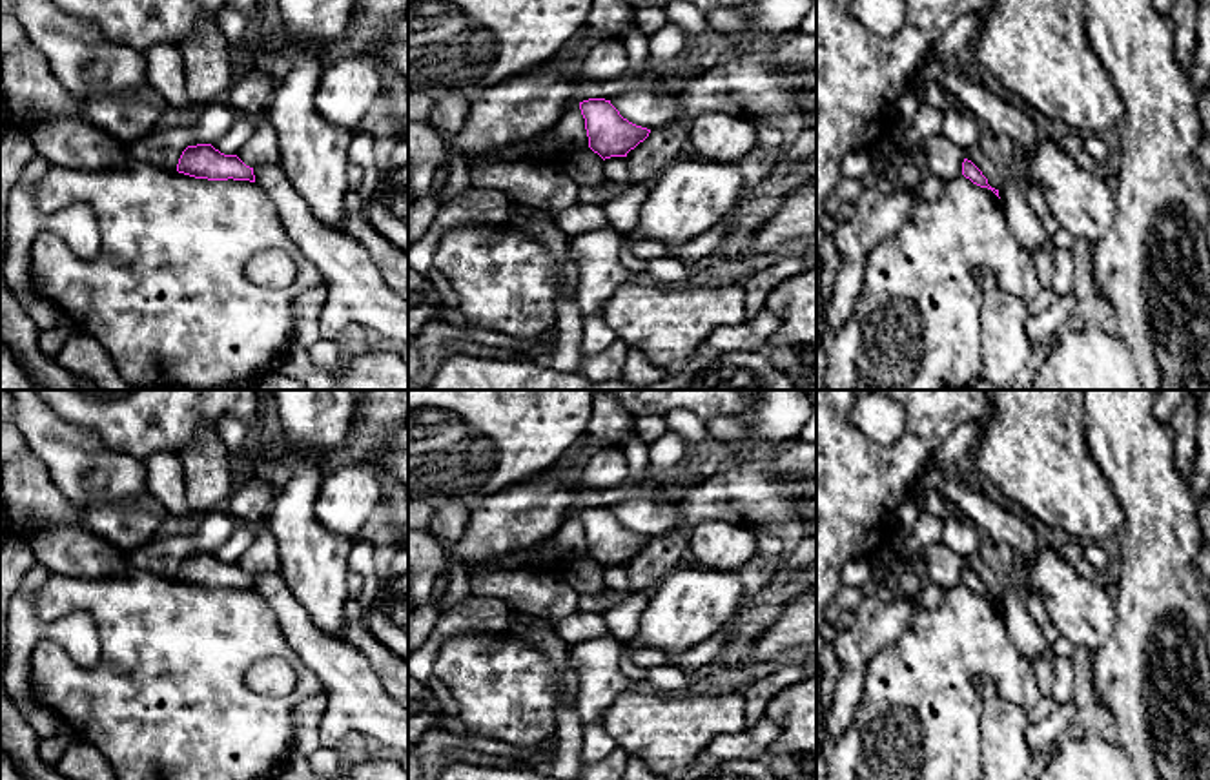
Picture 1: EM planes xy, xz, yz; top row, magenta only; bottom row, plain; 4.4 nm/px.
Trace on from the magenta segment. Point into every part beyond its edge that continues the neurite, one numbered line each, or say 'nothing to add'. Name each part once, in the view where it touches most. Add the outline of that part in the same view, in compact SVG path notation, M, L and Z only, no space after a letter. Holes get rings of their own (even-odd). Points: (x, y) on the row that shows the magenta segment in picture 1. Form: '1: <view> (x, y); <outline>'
nothing to add

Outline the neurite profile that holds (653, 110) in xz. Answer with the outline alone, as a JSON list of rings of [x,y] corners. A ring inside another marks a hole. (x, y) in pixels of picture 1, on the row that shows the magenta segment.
[[[663,91],[621,93],[612,97],[610,104],[623,118],[647,129],[669,128],[683,115],[682,97]]]

